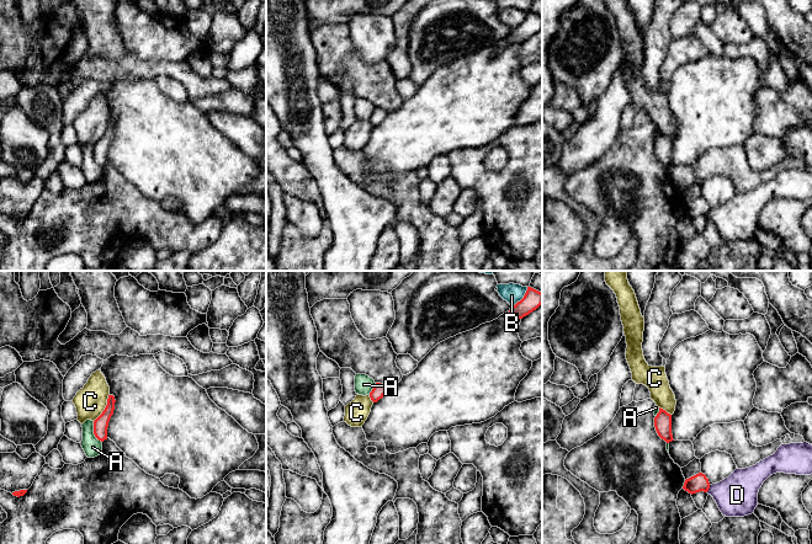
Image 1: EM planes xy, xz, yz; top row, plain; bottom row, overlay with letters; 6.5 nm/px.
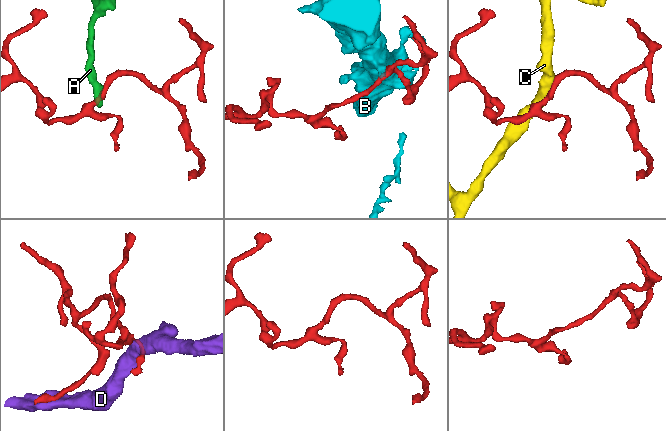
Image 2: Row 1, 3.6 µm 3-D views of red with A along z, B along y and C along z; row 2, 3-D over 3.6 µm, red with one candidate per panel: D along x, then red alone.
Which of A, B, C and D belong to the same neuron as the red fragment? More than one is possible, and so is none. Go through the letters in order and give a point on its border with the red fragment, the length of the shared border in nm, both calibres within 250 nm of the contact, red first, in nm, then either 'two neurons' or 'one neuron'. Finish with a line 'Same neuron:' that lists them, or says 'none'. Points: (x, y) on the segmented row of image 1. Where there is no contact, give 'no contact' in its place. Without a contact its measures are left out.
A: xy (94, 432) | 160 nm | 100/120 nm | two neurons
B: xz (523, 298) | 170 nm | 120/130 nm | two neurons
C: xy (105, 408) | 200 nm | 100/200 nm | two neurons
D: yz (709, 488) | 50 nm | 120/280 nm | two neurons
Same neuron: none

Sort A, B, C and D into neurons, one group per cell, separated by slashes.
A / B / C / D

